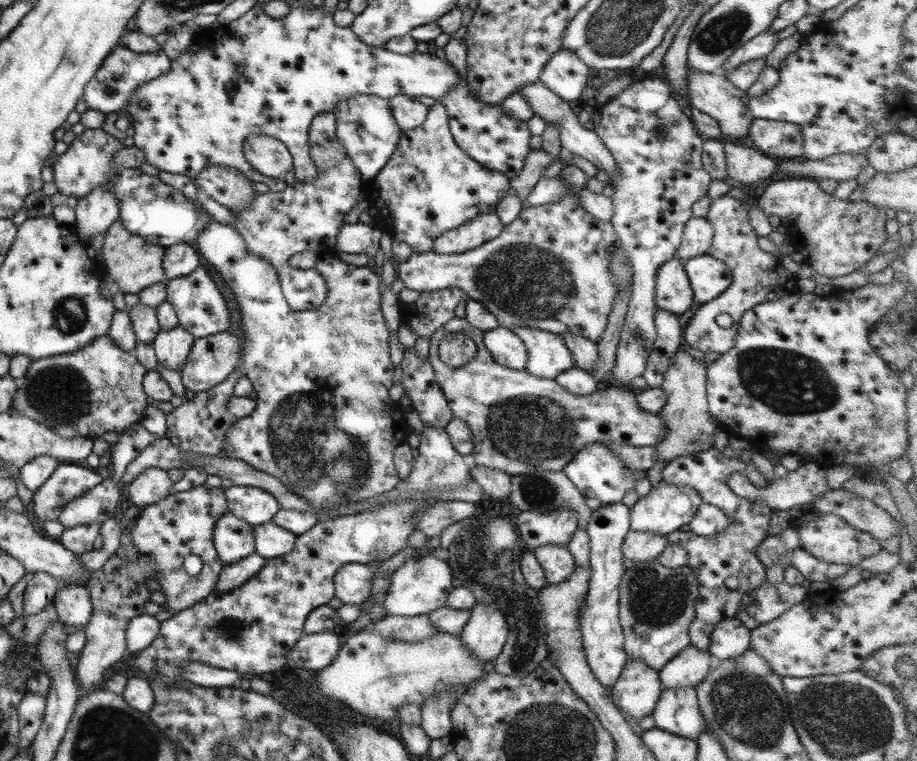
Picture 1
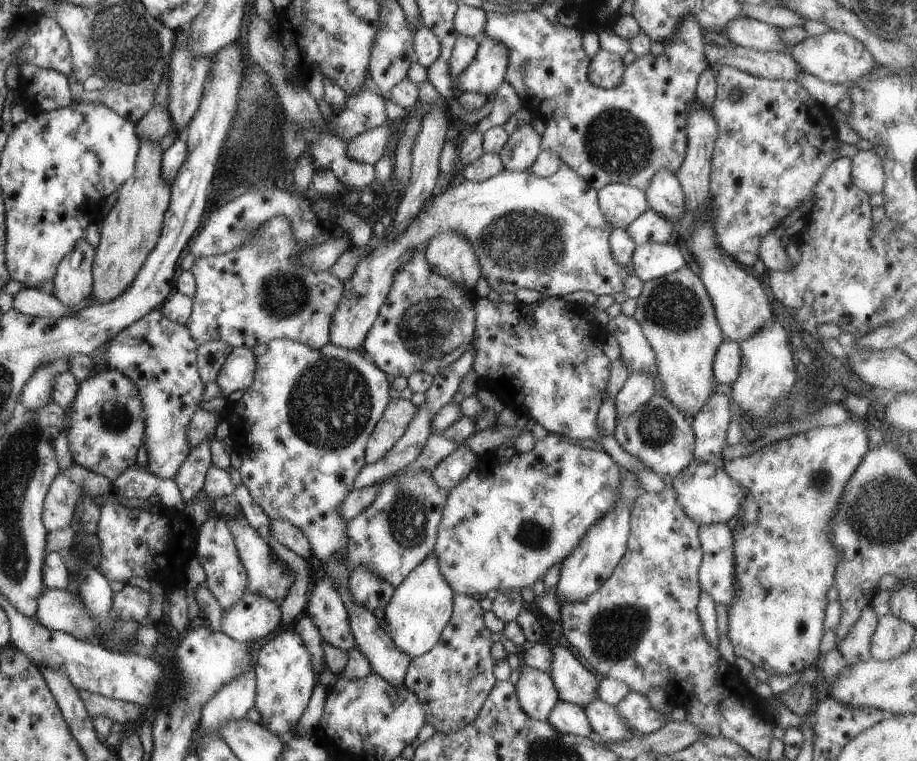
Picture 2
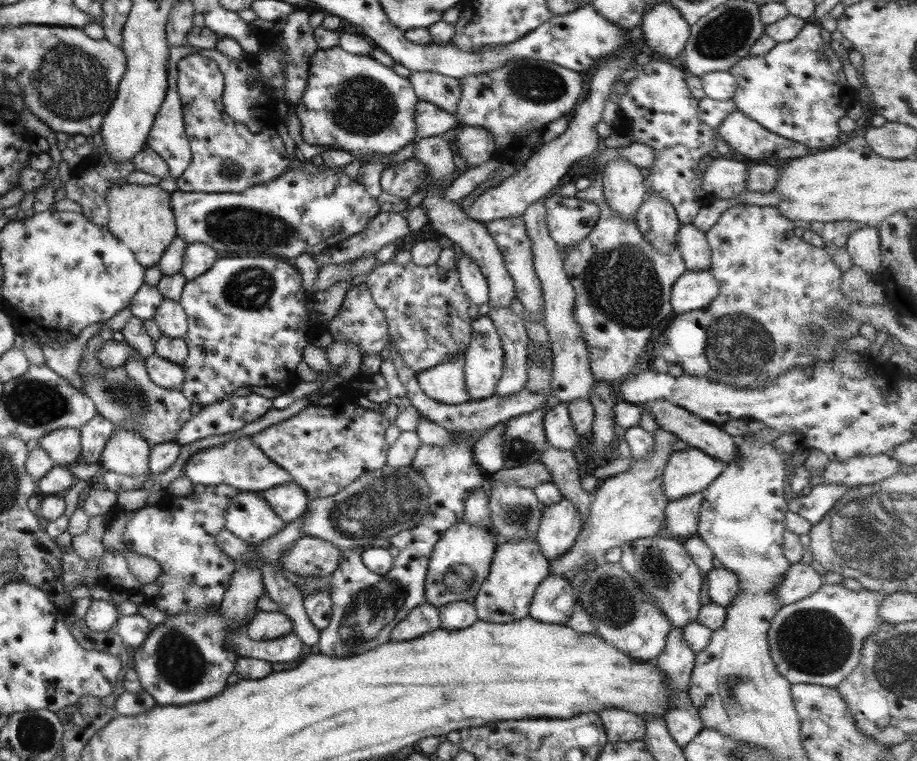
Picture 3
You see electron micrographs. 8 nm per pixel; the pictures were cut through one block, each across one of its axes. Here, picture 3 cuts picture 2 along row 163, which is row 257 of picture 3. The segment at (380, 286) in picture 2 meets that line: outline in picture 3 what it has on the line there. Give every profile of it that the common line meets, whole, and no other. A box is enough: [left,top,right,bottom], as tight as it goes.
[544,194,599,260]

